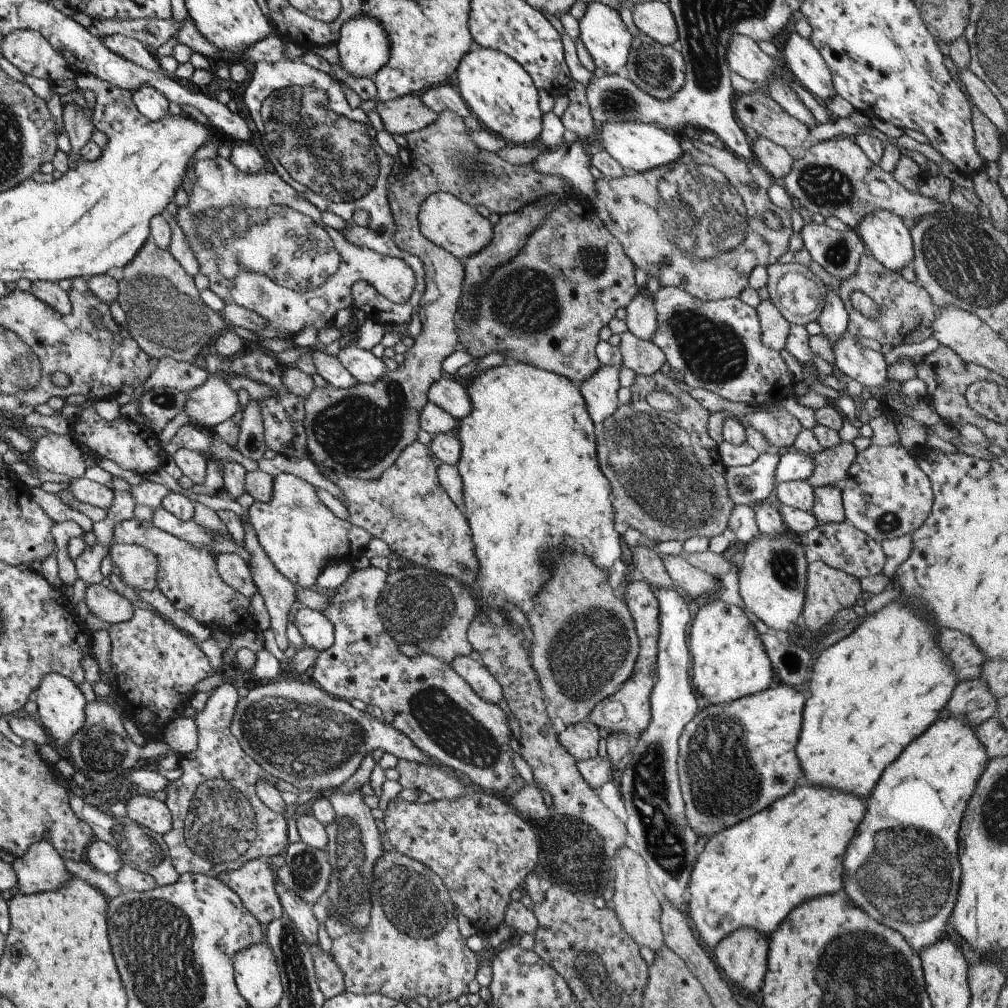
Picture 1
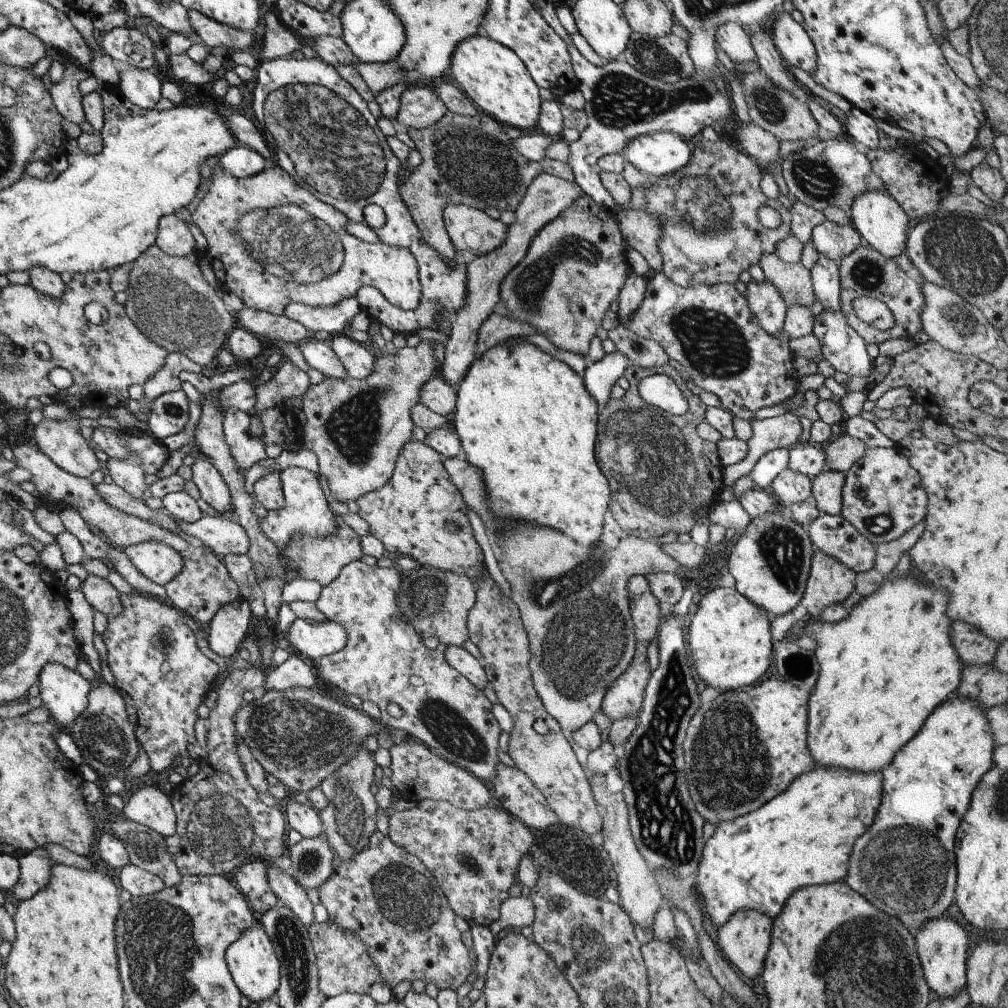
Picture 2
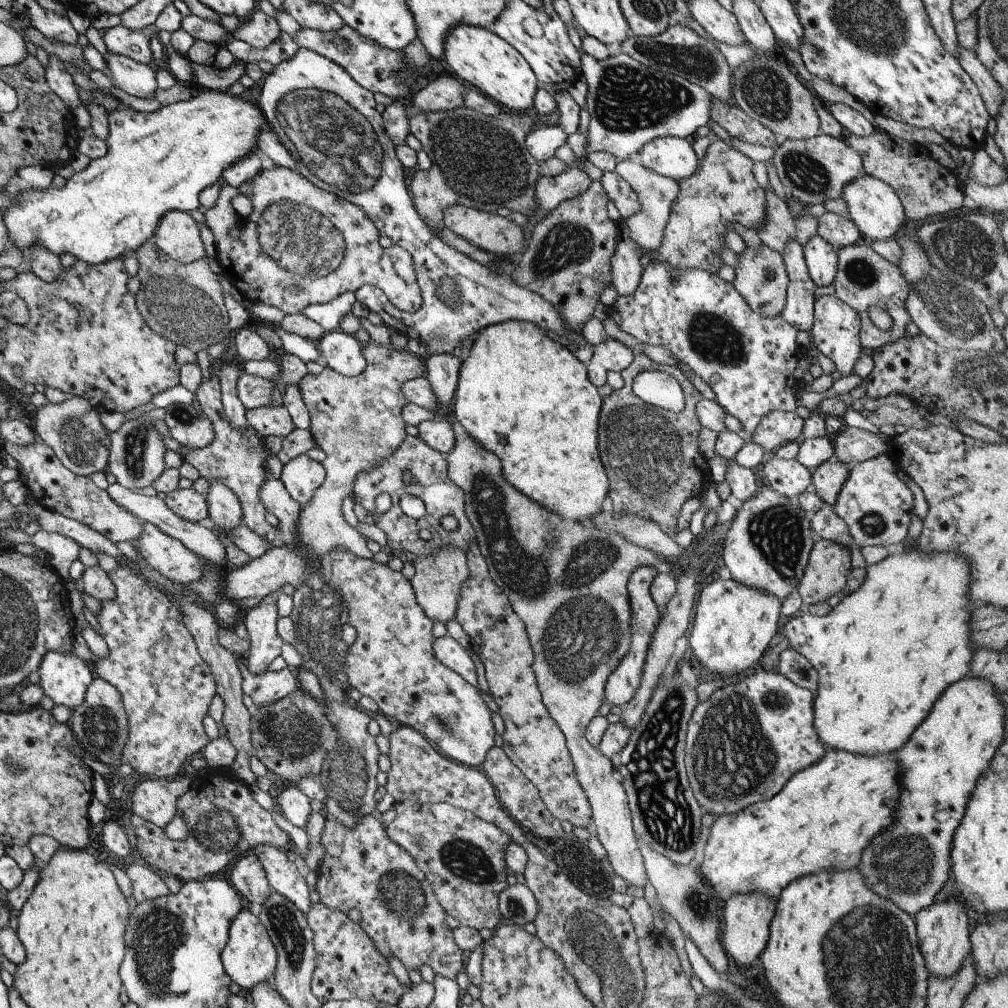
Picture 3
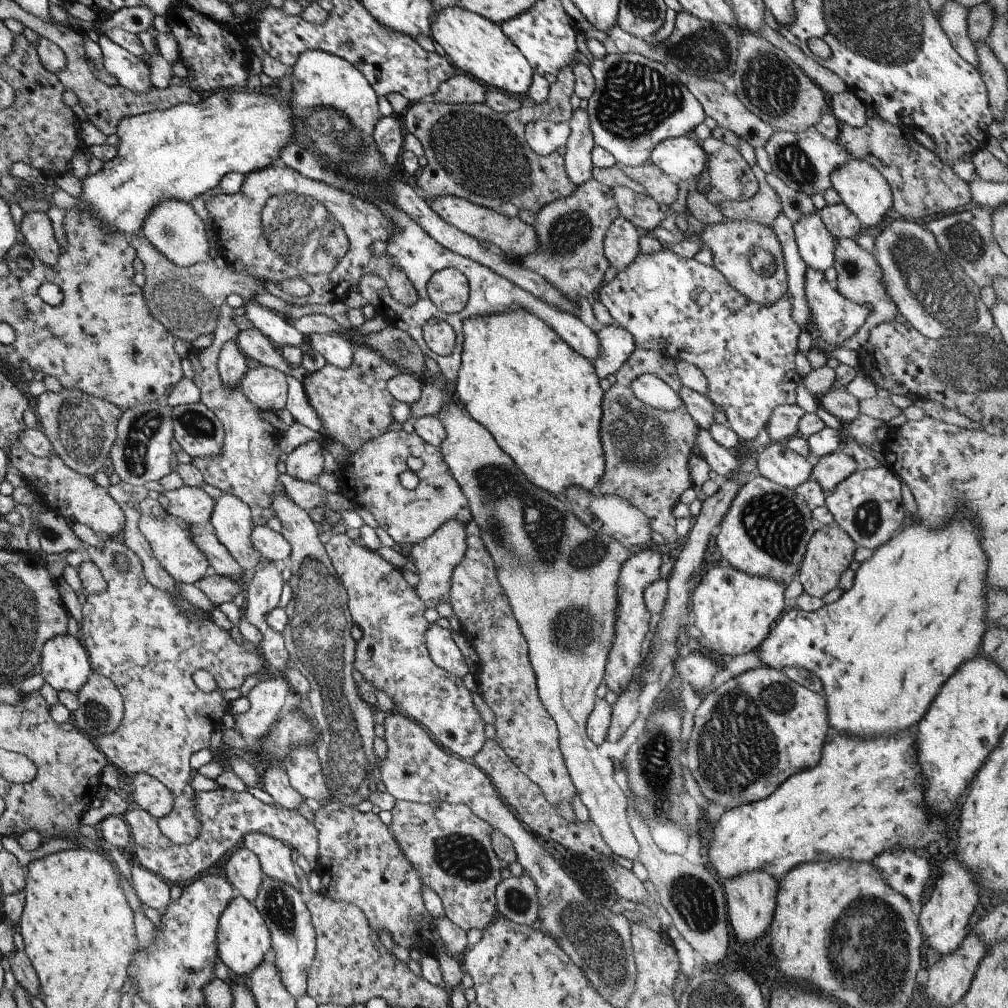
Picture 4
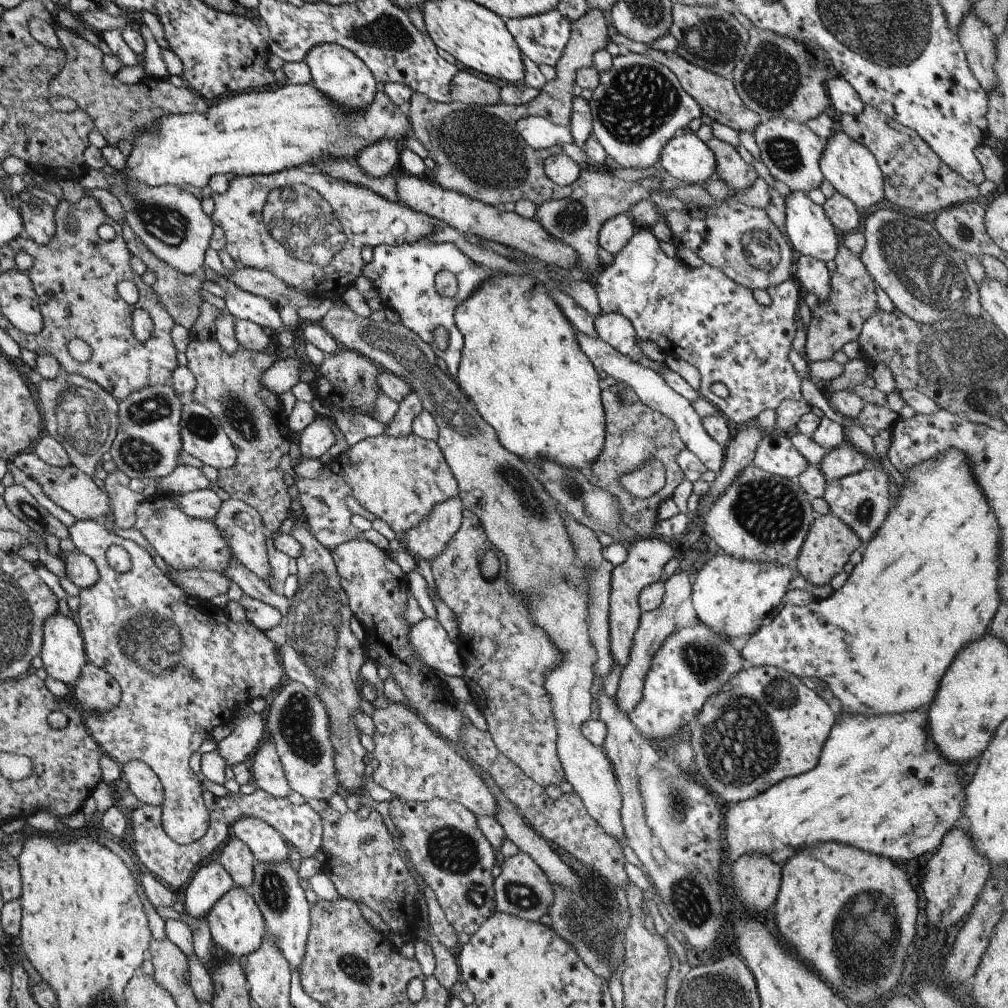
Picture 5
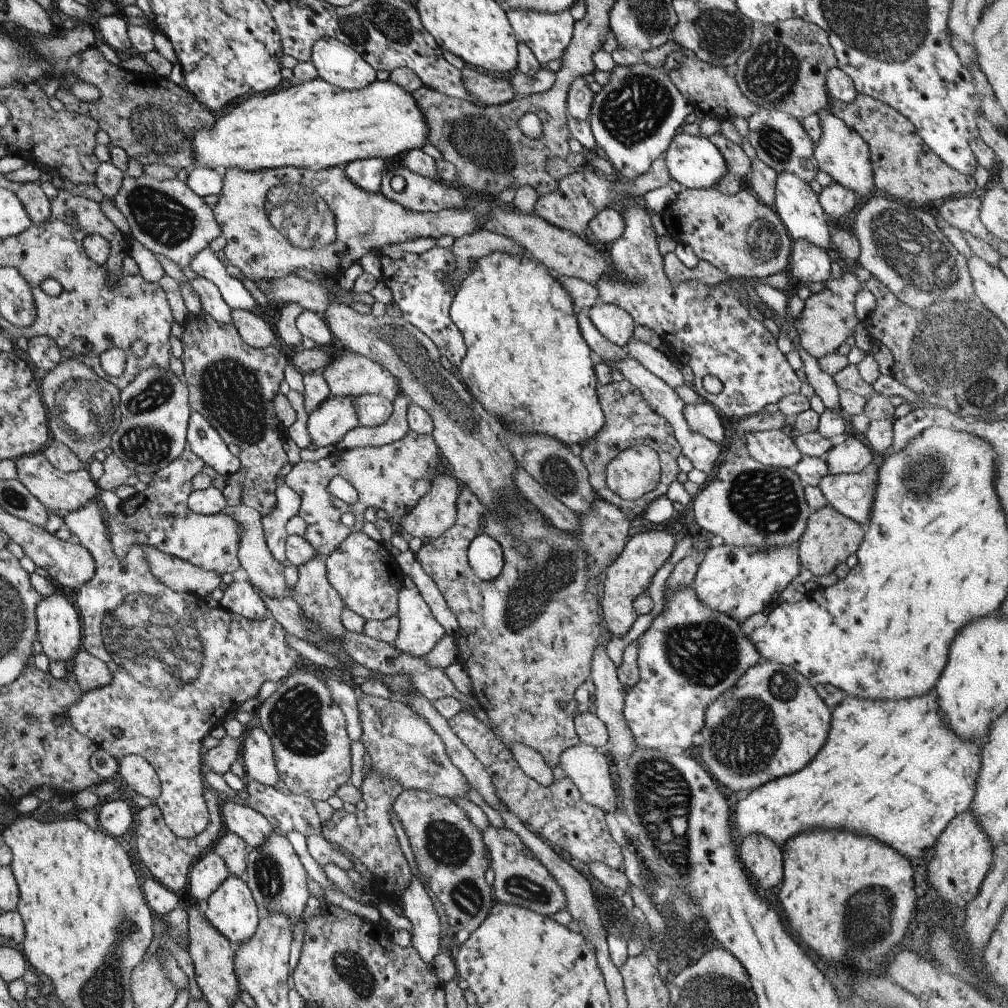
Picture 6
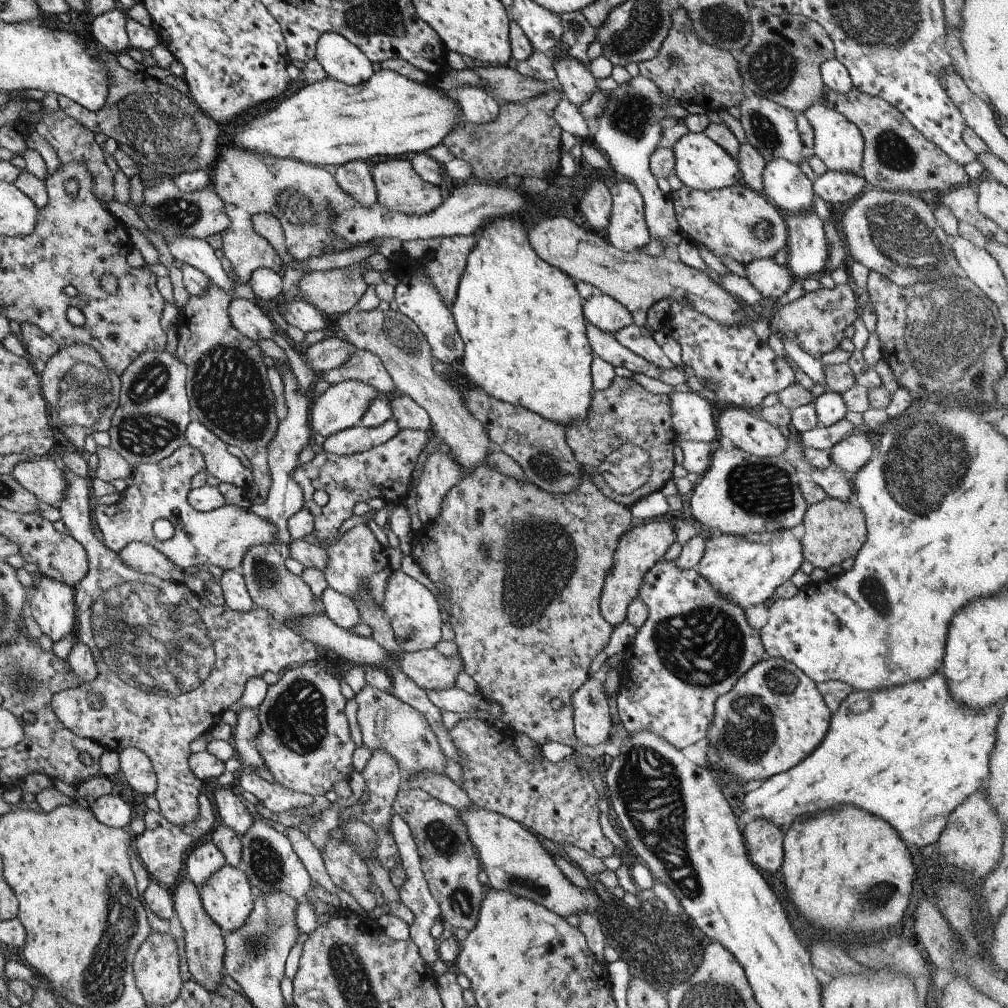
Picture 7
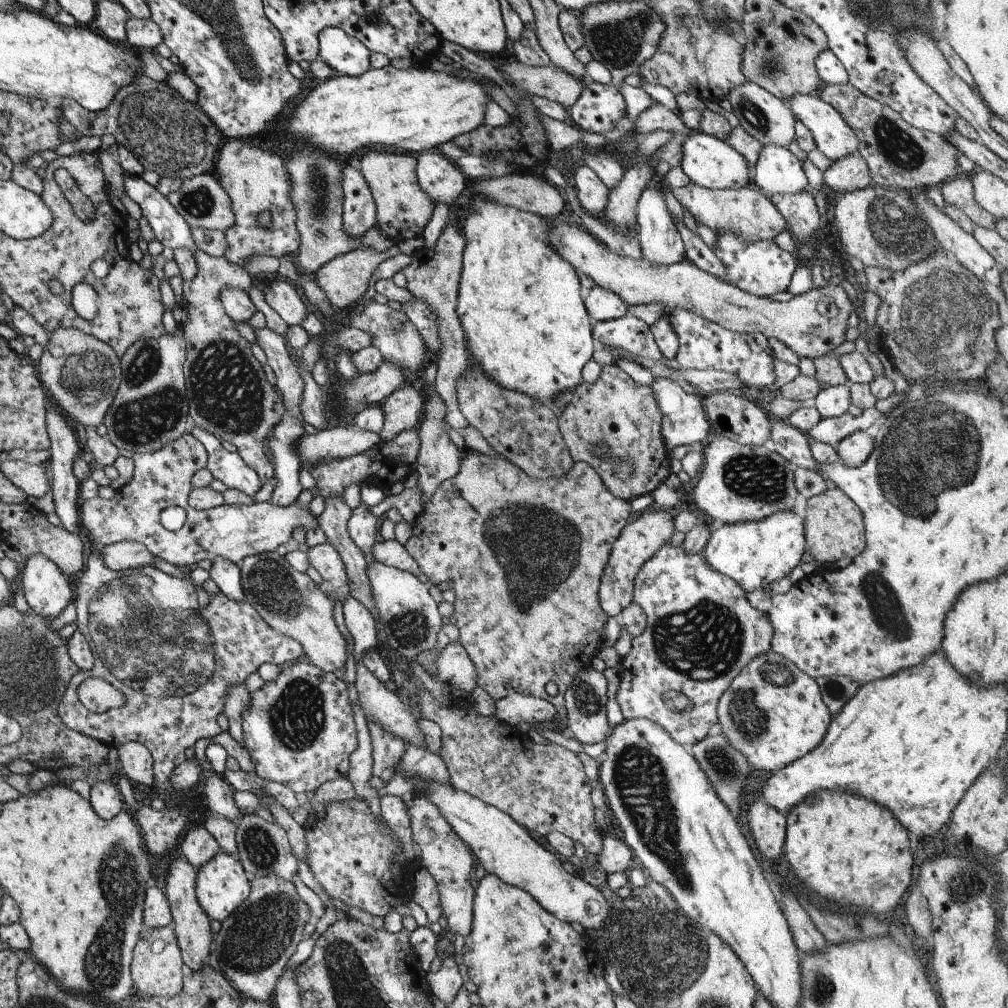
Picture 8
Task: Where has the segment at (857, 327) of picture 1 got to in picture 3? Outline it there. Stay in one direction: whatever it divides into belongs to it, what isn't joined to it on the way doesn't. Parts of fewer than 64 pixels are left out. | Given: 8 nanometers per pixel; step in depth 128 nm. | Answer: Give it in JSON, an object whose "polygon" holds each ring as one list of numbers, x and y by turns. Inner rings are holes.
{"polygon":[[860,239,855,244,843,246,836,249,837,270,833,280,834,295,842,298,845,302,857,312,861,320,861,328,859,332,861,350,875,349,887,342,893,342,897,338,901,338,905,334,905,326,910,322,907,312,905,312,905,298,907,298,907,282,905,278,899,274,897,266,887,262,881,258,876,252,869,248,869,243,864,239],[877,306,881,310,885,310,891,318,892,327,883,332,879,330,869,320,867,316,867,308]]}

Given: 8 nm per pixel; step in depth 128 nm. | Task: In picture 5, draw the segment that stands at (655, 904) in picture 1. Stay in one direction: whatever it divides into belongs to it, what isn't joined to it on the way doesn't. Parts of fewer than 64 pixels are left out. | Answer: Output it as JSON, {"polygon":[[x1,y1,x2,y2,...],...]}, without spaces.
{"polygon":[[344,302,341,306,332,306,327,310,317,323,327,334,330,334,340,347,358,352,367,360,373,362,381,369,403,378,411,393,417,394,421,400,421,406,433,417,437,425,438,436,437,446,451,470,455,482,457,482,458,497,461,500,462,508,473,512,487,536,491,545,505,558,507,572,505,582,515,594,519,594,527,606,529,618,535,626,541,626,541,630,547,634,551,644,561,654,561,662,547,674,543,688,549,694,549,704,555,720,557,730,556,753,563,769,564,779,569,782,574,794,577,794,587,811,587,814,603,830,618,842,619,845,627,844,623,826,621,826,620,808,622,797,617,791,618,784,611,766,610,760,604,753,602,747,593,746,581,734,581,724,591,716,591,680,593,680,592,666,595,662,595,650,589,642,587,634,587,617,585,606,585,595,582,581,585,580,585,570,577,563,573,546,569,542,569,536,565,532,565,526,561,522,561,514,557,512,559,505,543,490,541,483,535,478,533,471,517,456,509,450,505,450,499,444,495,430,479,416,472,401,460,390,456,381,447,376,435,364,435,354,429,346,405,328,400,321,395,323,381,320,372,322,367,317,361,317,351,311]]}

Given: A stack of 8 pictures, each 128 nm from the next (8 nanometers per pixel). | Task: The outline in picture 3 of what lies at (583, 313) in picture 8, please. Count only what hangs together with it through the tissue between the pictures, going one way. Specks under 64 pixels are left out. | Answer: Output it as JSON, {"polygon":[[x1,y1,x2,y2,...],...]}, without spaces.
{"polygon":[[503,321,483,326,474,334,476,334,476,338,472,337,473,342,465,349,465,356,462,358,461,366,459,366,451,409,447,417,460,424,465,434,469,434,481,448,485,448,485,450,489,450,497,456,499,462,501,462,501,476,517,492,520,492,529,500,533,500,535,504,539,504,547,512,553,512,553,514,557,514,565,520,573,520,573,522,579,523,583,520,591,520,601,510,601,502,607,499,608,480,597,454,597,425,602,399,599,398,596,387,587,378,585,364,575,358,573,352,567,347,547,337,541,328,537,328,535,324,529,321]]}

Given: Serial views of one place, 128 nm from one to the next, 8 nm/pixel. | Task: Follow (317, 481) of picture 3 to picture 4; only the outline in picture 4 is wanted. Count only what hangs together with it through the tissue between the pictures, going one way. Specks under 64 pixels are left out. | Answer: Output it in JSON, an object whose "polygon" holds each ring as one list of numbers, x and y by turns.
{"polygon":[[311,440,297,446,293,452,282,456,285,463,286,474,291,478,315,484,317,476,323,471,322,450,324,443]]}

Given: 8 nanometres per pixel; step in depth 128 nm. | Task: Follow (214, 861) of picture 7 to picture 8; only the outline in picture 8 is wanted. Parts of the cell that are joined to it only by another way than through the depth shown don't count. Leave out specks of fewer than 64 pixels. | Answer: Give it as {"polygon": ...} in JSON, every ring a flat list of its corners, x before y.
{"polygon":[[201,823,192,825,194,828,187,830,179,840,176,852,194,869,197,869,201,868,205,862,209,862,209,858,213,858,213,854,221,850,213,836]]}

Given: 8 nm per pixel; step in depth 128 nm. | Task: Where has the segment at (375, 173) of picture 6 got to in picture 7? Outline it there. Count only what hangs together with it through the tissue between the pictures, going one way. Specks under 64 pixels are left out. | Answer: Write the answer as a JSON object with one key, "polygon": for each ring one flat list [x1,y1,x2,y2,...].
{"polygon":[[357,160,342,164,335,168,333,178,339,188,353,198,353,202,369,208,376,201,376,190,368,163]]}

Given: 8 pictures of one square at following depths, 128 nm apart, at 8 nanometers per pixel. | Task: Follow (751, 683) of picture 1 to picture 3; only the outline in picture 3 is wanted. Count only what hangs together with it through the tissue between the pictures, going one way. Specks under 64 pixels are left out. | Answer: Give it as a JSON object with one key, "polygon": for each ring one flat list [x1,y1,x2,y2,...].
{"polygon":[[717,578,707,583,699,592,693,624,691,624,687,638,691,654,715,678,719,678,723,674,731,674,731,672,734,673,733,677,753,672,758,668,757,662,761,660,763,652,767,650,769,640,773,638,775,632,780,630,782,618,779,608,780,601,773,594,765,594,761,590,755,590,749,586,741,586,731,578,726,580]]}

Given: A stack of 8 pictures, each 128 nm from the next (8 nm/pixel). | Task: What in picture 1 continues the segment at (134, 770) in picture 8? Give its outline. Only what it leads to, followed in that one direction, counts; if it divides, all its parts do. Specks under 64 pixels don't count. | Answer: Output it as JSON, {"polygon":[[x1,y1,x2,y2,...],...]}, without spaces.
{"polygon":[[139,795,133,796,125,806,126,816,155,836,162,836,171,829,170,813,164,802]]}

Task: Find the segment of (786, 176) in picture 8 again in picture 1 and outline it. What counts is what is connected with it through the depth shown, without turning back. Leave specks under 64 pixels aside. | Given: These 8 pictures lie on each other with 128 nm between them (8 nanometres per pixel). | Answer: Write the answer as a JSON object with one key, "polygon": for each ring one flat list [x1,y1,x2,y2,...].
{"polygon":[[833,292,826,293,823,309,817,318,821,335,829,343,831,349,836,346,839,338,844,336,848,322,848,315,841,300]]}

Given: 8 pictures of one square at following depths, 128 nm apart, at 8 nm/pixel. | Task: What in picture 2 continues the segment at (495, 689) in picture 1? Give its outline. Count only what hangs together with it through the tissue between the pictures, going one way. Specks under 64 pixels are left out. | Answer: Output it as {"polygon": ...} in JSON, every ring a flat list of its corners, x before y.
{"polygon":[[459,646,443,647,443,658,451,668,457,670,465,680,468,680,475,688,482,690,486,687,487,677,481,665,481,661,475,659,469,652]]}

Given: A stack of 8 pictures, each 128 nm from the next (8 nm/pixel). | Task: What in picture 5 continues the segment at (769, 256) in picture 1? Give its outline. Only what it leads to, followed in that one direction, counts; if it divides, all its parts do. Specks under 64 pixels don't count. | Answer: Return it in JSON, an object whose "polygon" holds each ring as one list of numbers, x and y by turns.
{"polygon":[[715,137,709,138,705,144,715,158,714,172,727,184,727,188,735,192,745,191,753,184,757,173,741,158,734,146]]}

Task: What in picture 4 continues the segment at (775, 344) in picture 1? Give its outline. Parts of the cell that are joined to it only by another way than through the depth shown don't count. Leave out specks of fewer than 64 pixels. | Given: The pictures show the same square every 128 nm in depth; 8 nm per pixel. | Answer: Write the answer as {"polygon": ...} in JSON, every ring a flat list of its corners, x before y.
{"polygon":[[724,218,719,224,707,224,695,234,690,226,683,233,689,242,699,241,700,248,707,247,712,256,712,267,716,268,737,292,747,300,769,306,786,294,786,272,782,250,769,226,753,220]]}

